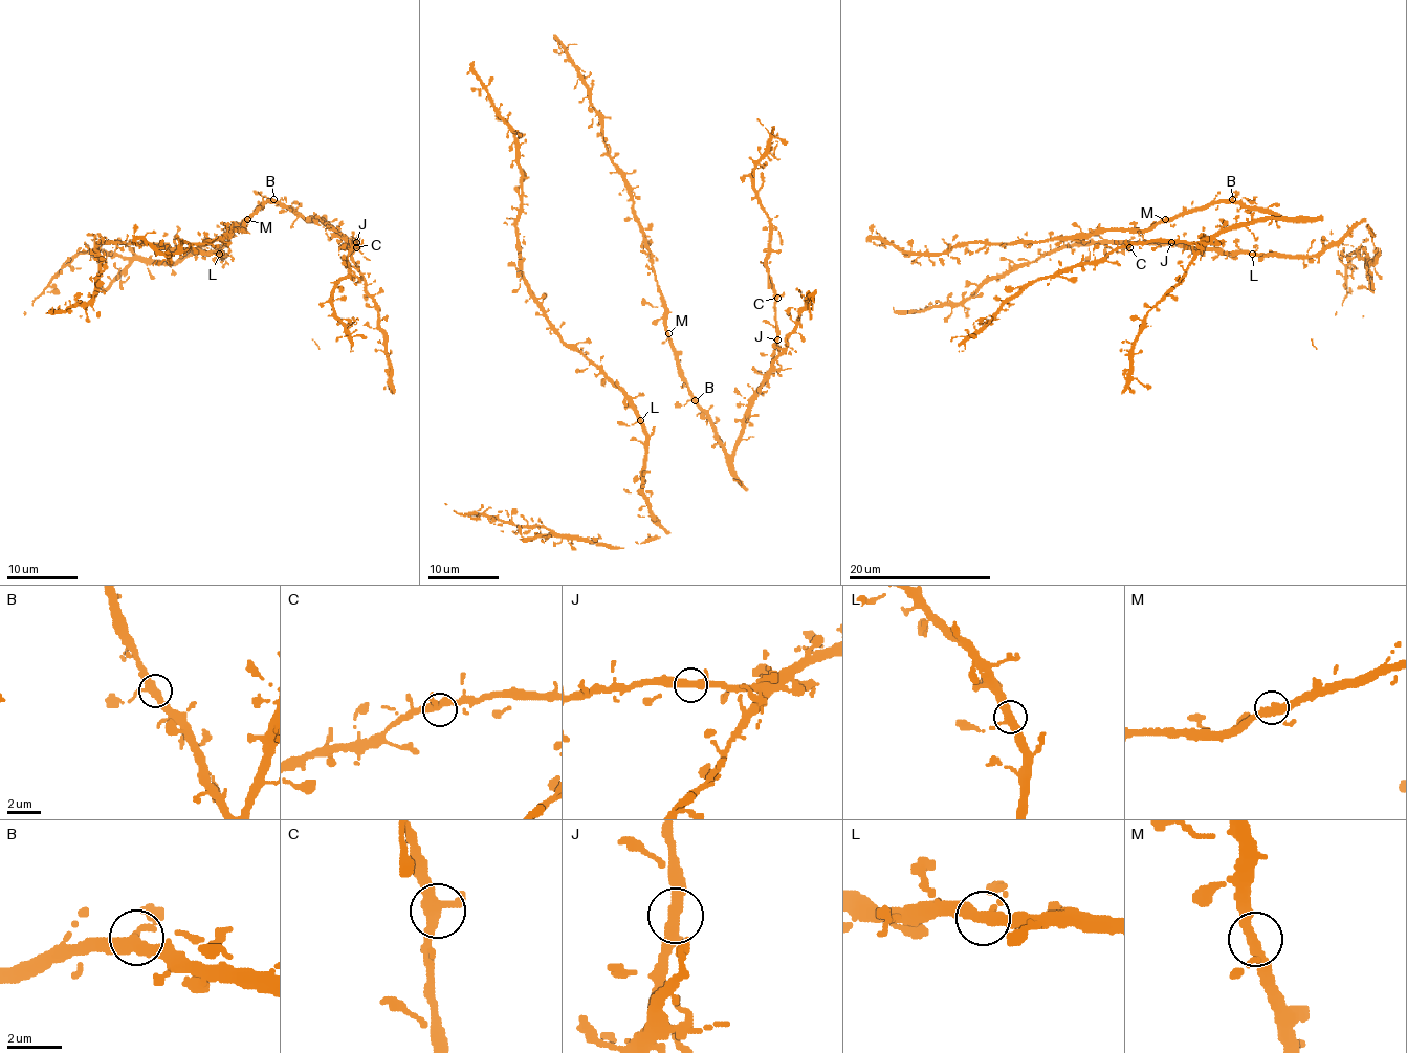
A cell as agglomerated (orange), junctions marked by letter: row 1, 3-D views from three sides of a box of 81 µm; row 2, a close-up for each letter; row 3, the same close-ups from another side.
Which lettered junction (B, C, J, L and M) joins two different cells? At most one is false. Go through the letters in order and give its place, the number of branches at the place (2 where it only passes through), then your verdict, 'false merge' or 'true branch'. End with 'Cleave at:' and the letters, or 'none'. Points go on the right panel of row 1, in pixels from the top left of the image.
B: at (1232, 199); 3 branches meet; true branch
C: at (1129, 247); 3 branches meet; true branch
J: at (1171, 242); 3 branches meet; true branch
L: at (1252, 254); 3 branches meet; true branch
M: at (1165, 219); 3 branches meet; true branch
Cleave at: none

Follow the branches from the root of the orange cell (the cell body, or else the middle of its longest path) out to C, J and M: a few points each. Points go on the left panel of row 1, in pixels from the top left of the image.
C: (262, 210), (265, 202), (280, 202), (304, 217), (316, 217), (342, 238), (356, 242), (356, 247)
J: (262, 210), (265, 202), (280, 202), (304, 217), (316, 217), (342, 238), (356, 242)
M: (262, 210), (263, 204), (247, 218)

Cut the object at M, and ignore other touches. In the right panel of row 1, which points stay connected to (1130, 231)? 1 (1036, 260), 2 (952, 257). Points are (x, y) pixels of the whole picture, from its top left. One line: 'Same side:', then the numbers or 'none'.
Same side: 2

